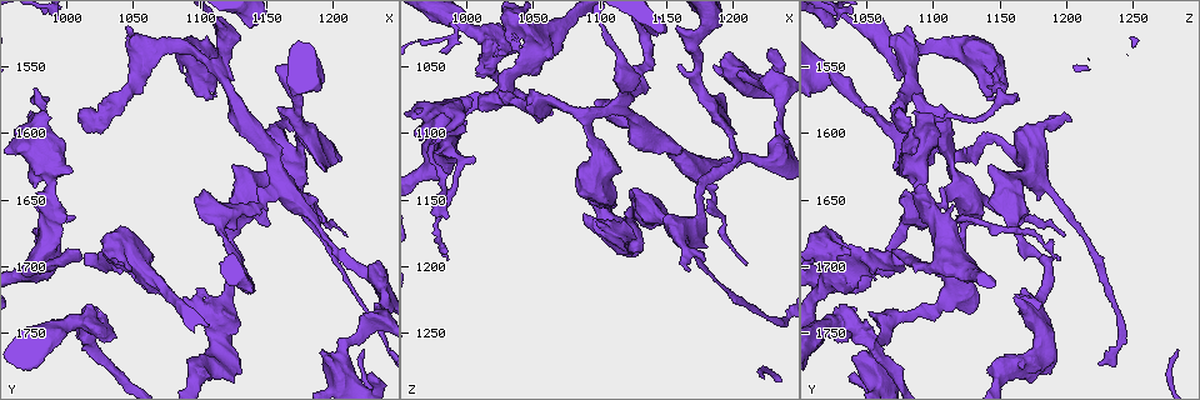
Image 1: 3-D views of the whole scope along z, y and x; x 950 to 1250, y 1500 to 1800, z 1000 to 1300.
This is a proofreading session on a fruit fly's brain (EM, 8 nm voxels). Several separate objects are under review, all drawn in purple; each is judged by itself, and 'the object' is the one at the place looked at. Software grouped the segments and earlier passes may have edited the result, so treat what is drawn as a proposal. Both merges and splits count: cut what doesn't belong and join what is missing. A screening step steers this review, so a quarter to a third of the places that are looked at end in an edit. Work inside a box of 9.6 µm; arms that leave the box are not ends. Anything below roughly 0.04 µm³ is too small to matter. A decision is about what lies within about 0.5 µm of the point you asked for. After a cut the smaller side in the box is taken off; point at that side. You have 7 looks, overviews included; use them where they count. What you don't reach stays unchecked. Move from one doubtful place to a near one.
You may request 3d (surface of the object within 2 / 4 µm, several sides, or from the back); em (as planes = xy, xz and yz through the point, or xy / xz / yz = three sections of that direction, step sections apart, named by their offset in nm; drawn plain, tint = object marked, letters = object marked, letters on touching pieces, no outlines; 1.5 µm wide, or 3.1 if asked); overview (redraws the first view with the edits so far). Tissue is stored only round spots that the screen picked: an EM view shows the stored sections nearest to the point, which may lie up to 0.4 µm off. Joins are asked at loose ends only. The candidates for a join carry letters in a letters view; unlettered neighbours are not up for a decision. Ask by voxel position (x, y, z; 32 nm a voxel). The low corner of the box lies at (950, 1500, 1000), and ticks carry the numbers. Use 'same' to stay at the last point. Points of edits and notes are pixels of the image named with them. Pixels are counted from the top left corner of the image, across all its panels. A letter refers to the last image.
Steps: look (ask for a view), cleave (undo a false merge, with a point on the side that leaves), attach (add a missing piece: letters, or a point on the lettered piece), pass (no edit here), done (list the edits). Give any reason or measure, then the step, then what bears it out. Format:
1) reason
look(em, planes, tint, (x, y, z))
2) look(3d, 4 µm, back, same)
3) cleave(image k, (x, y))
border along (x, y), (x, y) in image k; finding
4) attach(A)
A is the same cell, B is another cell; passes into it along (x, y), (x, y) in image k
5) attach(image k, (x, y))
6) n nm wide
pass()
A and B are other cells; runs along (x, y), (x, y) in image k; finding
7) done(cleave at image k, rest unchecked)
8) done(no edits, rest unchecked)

sharp bend
look(em, planes, letters, (1090, 1538, 1088))

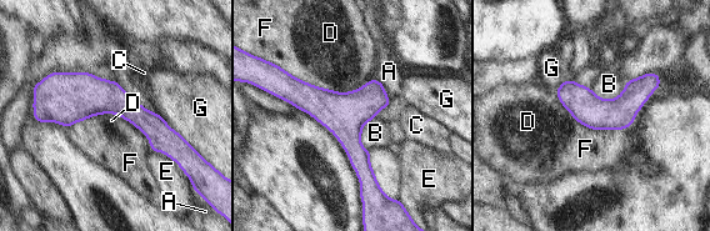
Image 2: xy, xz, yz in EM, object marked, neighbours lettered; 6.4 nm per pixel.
D touches over 400 nm
pass()
A, B, C, D, E, F and G are other cells; one cell here

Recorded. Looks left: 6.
four or more arms meet
look(em, planes, letters, (1164, 1646, 1122))

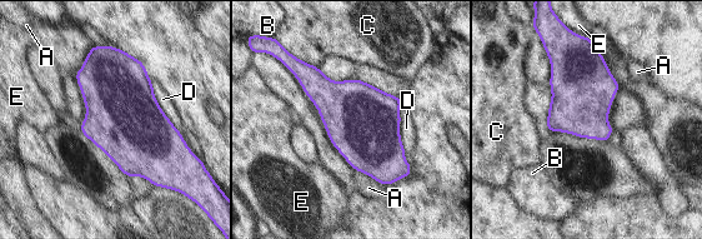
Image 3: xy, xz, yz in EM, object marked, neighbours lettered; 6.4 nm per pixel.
pass()
A, B, C, D and E are other cells; border along (355, 169), (369, 174), (385, 185) in image 3; continuous, no second cell

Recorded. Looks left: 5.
thick turns thin
look(3d, 4 µm, (1236, 1730, 1102))

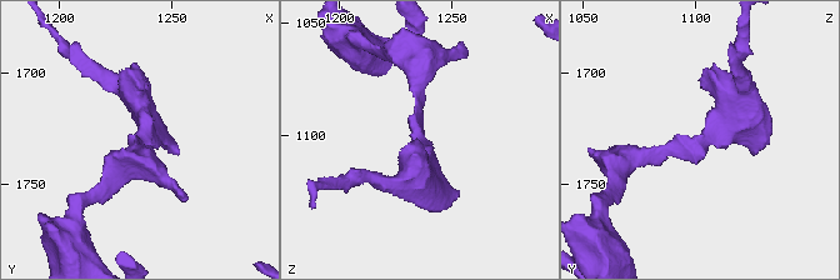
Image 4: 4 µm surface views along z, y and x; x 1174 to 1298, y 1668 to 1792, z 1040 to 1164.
need the tissue
look(em, planes, letters, (1236, 1733, 1101))

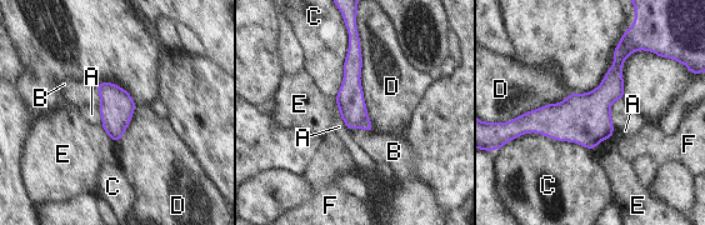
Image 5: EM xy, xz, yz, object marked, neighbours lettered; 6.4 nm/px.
D touches over 700 nm
pass()
A, B, C, D, E and F are other cells; runs along (633, 48), (578, 119), (521, 125) in image 5; continuous, no second cell

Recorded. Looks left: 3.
done(no edits, rest unchecked)

